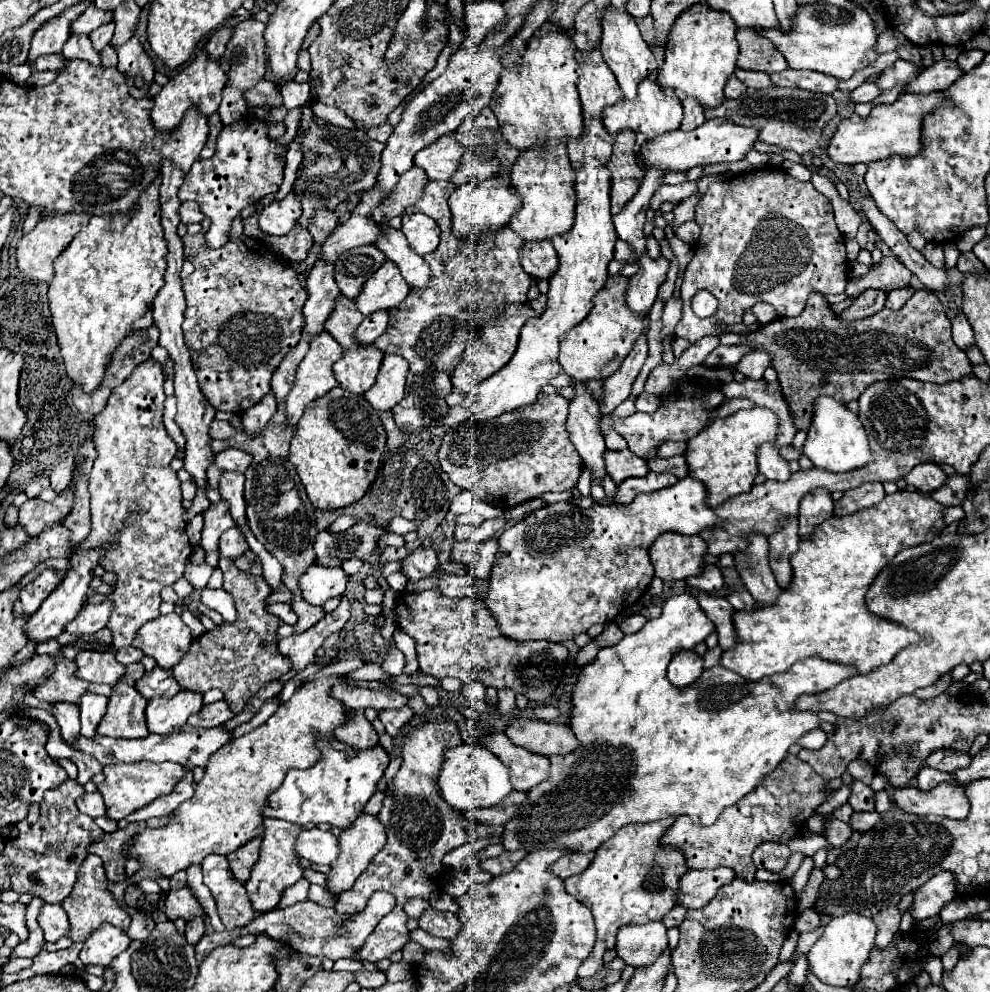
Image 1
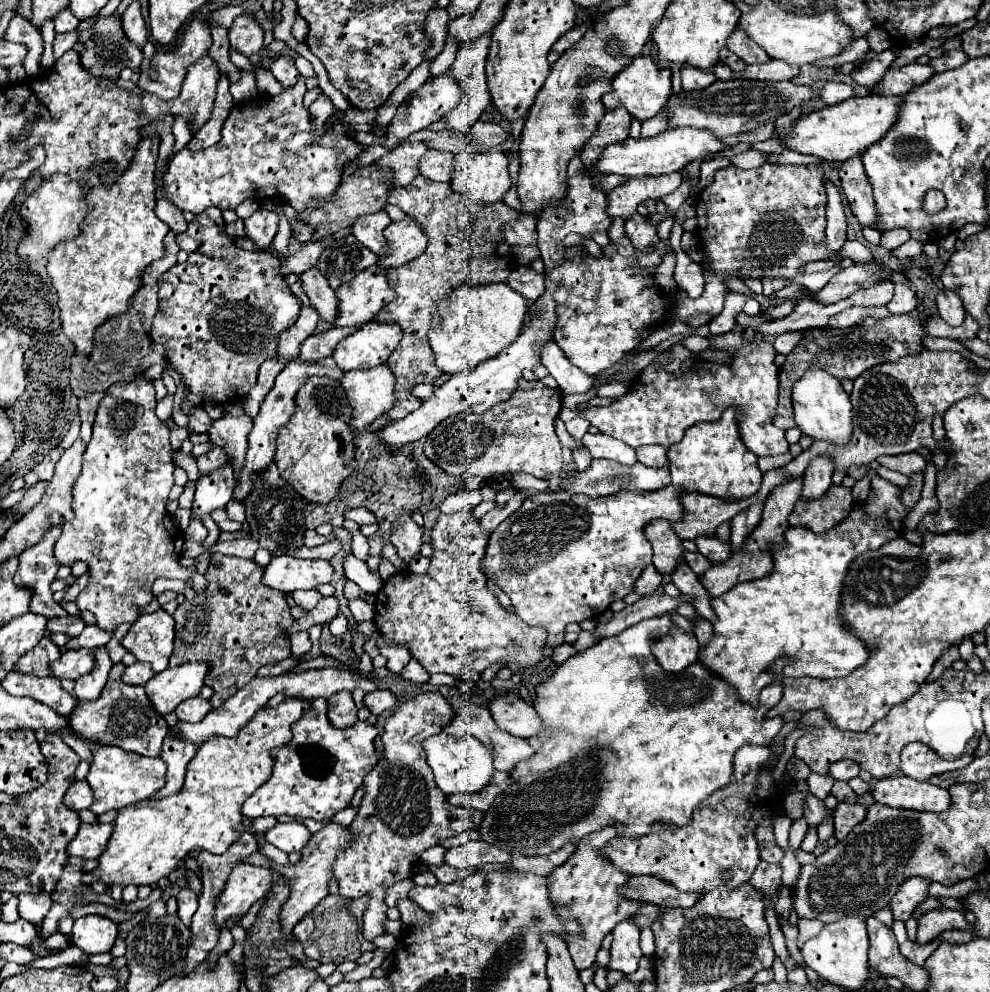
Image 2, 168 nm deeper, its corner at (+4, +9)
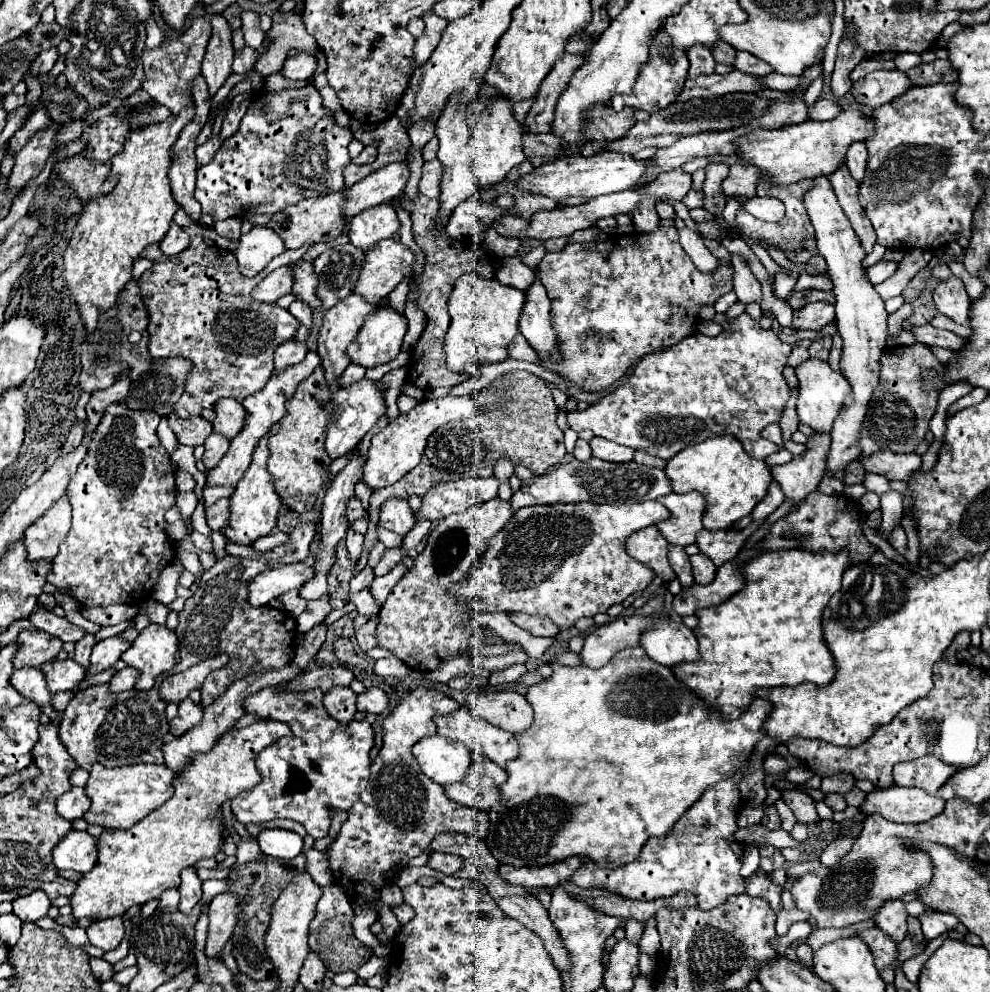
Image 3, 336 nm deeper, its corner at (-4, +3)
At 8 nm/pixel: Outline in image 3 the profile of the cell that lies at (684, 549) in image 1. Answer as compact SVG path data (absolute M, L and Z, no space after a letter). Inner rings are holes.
M645 527L627 539L627 553L635 561L641 561L643 565L651 567L655 575L669 583L675 579L675 573L667 561L667 547L669 543L657 527Z

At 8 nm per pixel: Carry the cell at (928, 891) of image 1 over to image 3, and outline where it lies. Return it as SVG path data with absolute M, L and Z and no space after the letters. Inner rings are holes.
M897 899L897 901L887 901L885 905L881 905L881 909L877 909L877 913L873 915L873 921L877 923L877 927L891 937L893 941L903 941L907 935L907 927L905 927L905 905Z

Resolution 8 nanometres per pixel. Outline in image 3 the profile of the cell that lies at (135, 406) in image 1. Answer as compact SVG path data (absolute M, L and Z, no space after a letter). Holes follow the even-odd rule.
M113 403L99 427L93 431L93 441L89 445L89 451L85 455L85 459L79 463L77 467L77 473L73 475L73 479L69 481L67 485L67 497L69 497L69 503L73 507L73 519L71 519L71 529L65 537L65 541L59 545L59 553L57 557L53 559L53 569L51 573L45 577L49 583L53 583L57 589L69 589L71 595L83 605L83 607L97 607L97 605L113 605L113 603L127 603L127 605L137 605L141 603L143 599L149 599L151 593L153 593L153 587L163 571L163 567L167 563L173 561L173 543L165 537L165 511L169 507L175 505L175 495L177 495L177 489L175 489L175 467L171 465L171 459L169 459L169 453L163 449L163 445L159 443L159 437L157 437L157 425L159 425L159 415L153 413L153 411L131 411L127 409L125 405L117 405Z

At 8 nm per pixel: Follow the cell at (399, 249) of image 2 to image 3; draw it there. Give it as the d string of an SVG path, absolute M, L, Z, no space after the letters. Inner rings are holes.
M385 239L365 251L365 265L361 267L359 281L353 293L365 297L365 301L377 305L387 297L397 283L411 273L415 255L399 241Z

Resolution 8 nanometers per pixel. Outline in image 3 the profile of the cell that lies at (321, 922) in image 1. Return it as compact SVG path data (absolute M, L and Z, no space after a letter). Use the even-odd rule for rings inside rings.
M331 883L327 887L321 887L323 895L317 903L317 913L309 925L309 947L321 957L325 967L333 973L343 973L343 971L357 971L361 965L369 961L373 955L373 949L357 941L351 921L353 921L353 907L341 887L337 883Z

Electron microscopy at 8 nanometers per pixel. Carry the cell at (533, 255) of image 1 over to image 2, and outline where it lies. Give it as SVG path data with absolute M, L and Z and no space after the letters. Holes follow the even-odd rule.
M521 215L515 223L509 223L505 227L505 239L511 247L537 245L537 219Z

